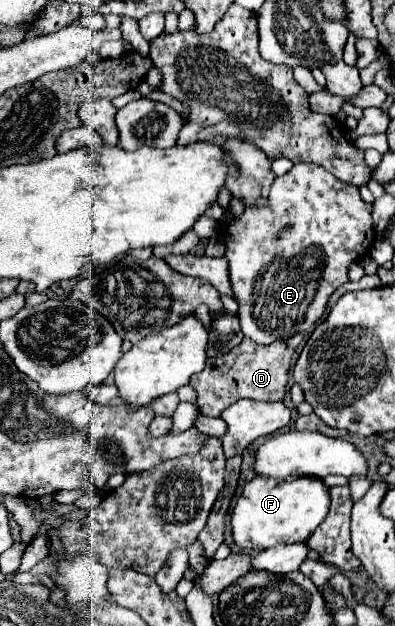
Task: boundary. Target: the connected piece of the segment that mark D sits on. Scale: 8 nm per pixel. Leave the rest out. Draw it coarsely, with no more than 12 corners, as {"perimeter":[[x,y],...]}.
{"perimeter":[[247,337],[189,383],[219,417],[239,399],[283,401],[293,349]]}

